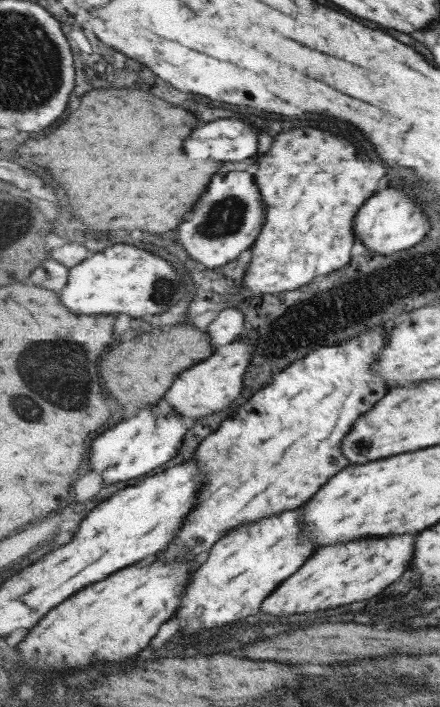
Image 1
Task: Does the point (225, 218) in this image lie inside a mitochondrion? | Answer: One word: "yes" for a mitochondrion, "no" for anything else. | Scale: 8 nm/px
yes

